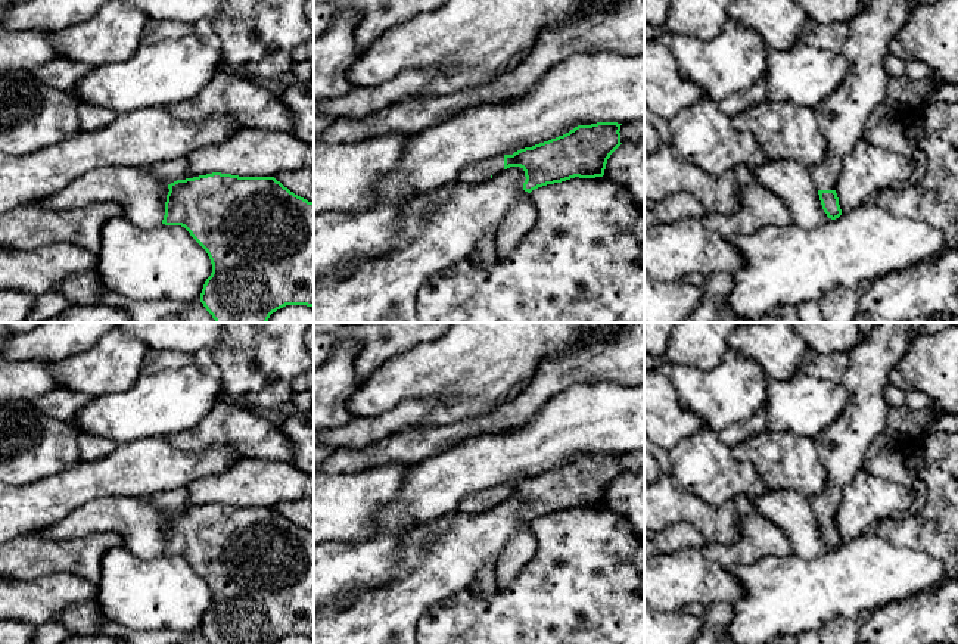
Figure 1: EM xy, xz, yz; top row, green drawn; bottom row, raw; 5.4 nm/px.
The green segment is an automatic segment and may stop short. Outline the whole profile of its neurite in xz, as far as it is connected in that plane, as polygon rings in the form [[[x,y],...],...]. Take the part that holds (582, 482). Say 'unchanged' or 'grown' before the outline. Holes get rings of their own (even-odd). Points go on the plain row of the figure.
grown; [[[618,452],[578,455],[548,472],[525,477],[513,485],[498,485],[464,498],[458,511],[480,514],[510,497],[525,501],[523,520],[562,513],[575,507],[603,507],[607,489],[622,475]]]

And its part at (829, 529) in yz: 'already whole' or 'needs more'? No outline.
needs more

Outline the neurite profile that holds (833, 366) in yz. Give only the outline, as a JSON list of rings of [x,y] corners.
[[[811,351],[799,363],[800,371],[834,382],[842,382],[847,367],[849,354],[846,352],[818,354]]]

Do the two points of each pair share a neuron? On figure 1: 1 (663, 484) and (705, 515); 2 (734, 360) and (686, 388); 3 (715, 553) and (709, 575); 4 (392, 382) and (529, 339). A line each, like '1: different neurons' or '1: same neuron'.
1: same neuron
2: same neuron
3: different neurons
4: same neuron

